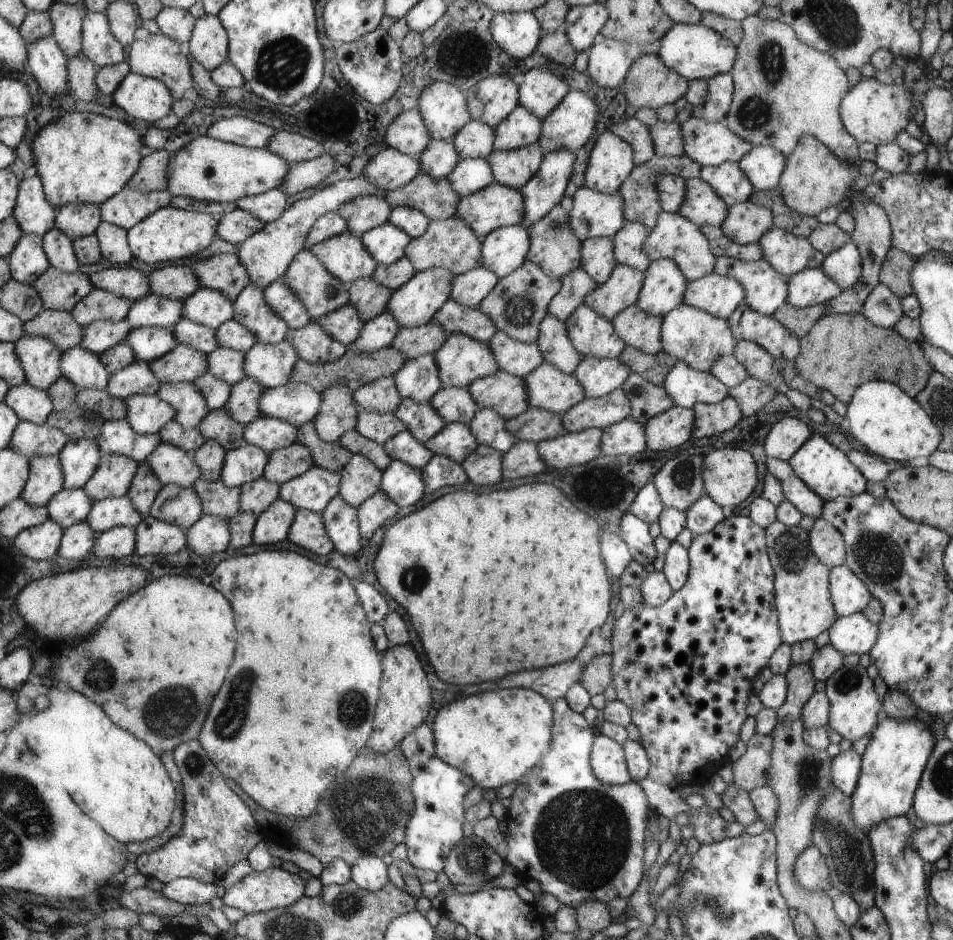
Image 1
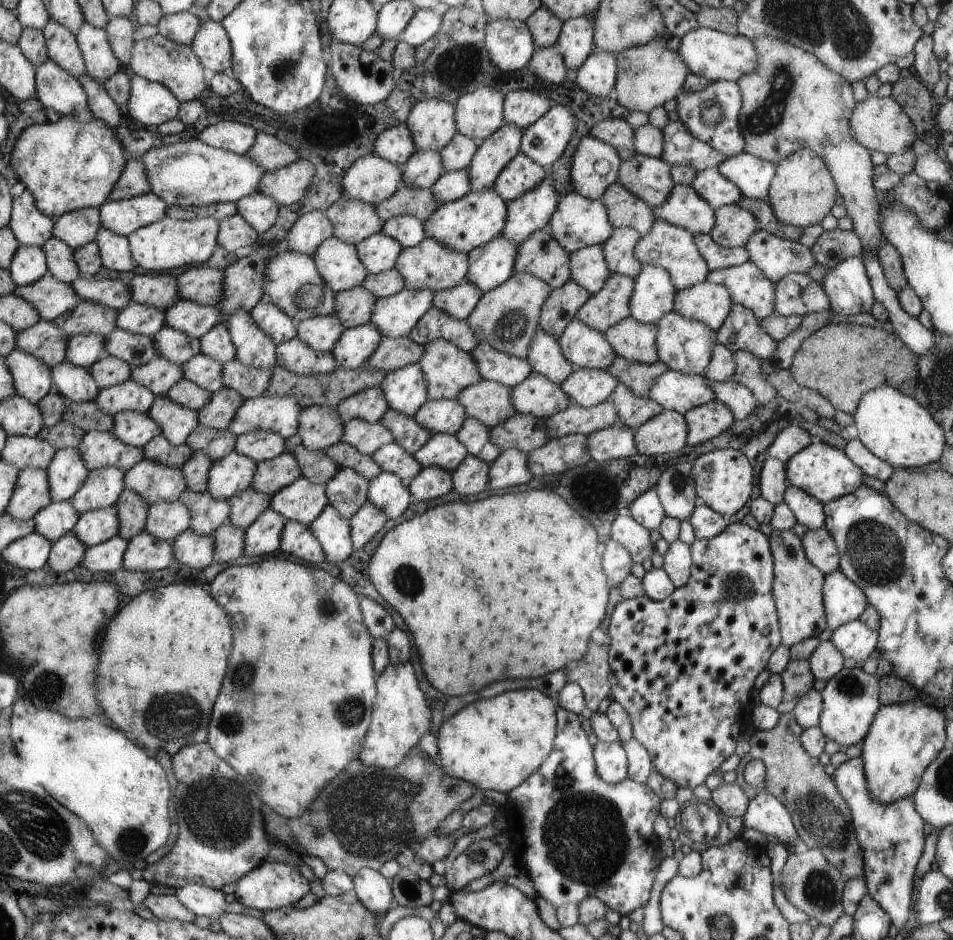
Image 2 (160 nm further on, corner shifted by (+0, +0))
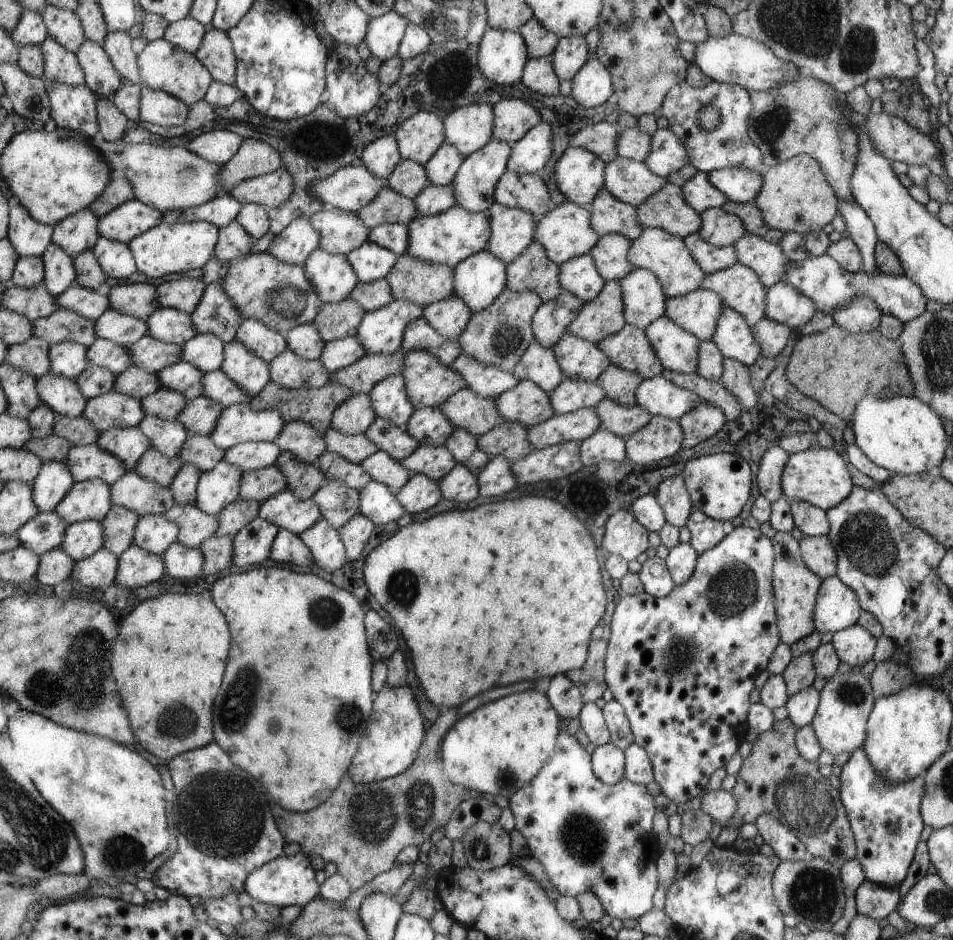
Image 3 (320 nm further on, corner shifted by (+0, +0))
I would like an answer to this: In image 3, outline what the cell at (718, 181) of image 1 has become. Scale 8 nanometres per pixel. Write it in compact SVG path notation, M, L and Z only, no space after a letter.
M700 170L680 188L687 203L699 214L710 207L722 206L726 202L726 196L714 188L708 180L707 173Z

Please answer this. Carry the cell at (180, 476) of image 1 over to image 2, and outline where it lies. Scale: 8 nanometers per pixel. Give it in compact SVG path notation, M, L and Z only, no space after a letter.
M146 458L127 470L125 484L128 490L138 493L150 506L160 501L178 501L187 490L182 470Z

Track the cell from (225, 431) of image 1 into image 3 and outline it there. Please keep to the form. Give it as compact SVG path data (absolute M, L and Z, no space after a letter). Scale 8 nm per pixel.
M191 434L187 443L183 445L179 458L185 464L198 466L202 473L212 470L216 464L224 459L226 449L218 448L210 436L202 434Z

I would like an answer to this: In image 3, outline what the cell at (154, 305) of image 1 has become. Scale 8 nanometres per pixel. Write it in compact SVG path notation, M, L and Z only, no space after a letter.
M106 310L95 322L99 339L116 342L124 348L132 347L140 338L148 335L148 324L144 320L128 316L120 310Z

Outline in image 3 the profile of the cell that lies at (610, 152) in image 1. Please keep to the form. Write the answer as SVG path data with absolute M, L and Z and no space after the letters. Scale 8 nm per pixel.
M568 147L556 161L554 180L566 200L588 207L604 189L607 162L580 147Z

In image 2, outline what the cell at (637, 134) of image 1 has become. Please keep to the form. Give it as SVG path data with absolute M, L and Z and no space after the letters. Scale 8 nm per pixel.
M606 119L590 129L591 137L612 145L622 160L636 154L634 150L634 129L624 119Z

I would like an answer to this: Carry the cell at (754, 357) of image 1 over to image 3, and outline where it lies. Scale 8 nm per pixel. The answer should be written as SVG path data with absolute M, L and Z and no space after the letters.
M726 359L722 378L718 382L722 383L730 394L734 395L744 410L760 405L758 402L760 395L752 388L750 369L745 364Z

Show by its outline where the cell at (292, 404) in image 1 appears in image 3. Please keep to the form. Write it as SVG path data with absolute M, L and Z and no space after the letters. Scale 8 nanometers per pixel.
M248 403L224 407L210 440L218 448L230 449L244 442L274 441L287 426L287 418L275 409L255 410Z

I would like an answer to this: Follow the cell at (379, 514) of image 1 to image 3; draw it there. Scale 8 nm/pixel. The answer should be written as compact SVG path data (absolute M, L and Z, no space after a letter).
M356 513L344 526L337 529L344 543L348 561L355 561L362 554L362 549L366 546L375 526L372 519Z

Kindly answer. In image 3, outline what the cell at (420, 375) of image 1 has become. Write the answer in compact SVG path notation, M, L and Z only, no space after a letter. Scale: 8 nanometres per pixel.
M401 375L388 376L377 383L368 396L376 417L388 418L394 426L406 427L416 410L407 392L407 381Z

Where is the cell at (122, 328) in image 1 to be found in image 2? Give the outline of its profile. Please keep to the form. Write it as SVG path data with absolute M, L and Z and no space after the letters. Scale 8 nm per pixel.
M76 335L68 340L66 362L90 369L104 356L105 338L102 335Z

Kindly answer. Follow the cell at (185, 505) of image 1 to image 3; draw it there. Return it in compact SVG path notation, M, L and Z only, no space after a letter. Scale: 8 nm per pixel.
M146 515L135 528L134 544L141 549L162 557L179 538L180 528L166 516Z

